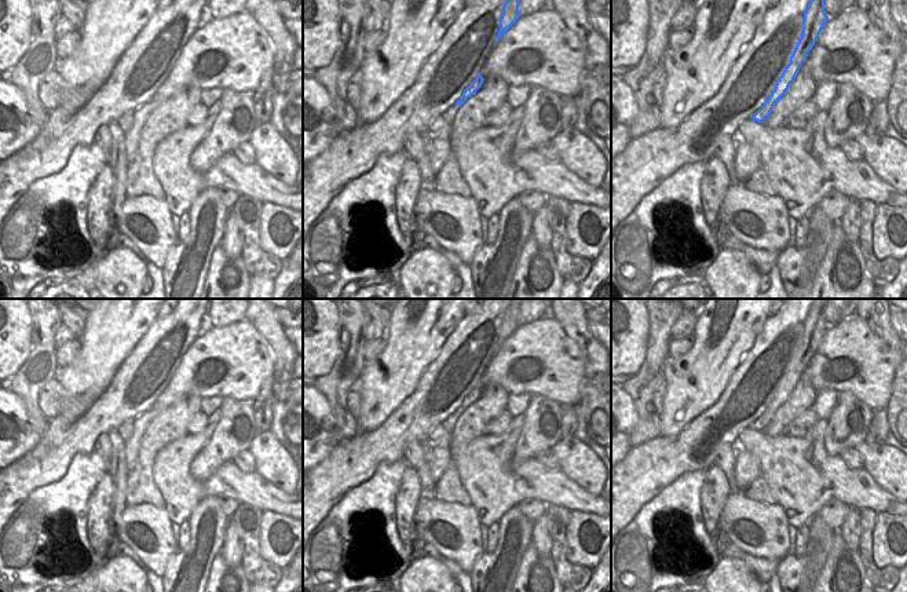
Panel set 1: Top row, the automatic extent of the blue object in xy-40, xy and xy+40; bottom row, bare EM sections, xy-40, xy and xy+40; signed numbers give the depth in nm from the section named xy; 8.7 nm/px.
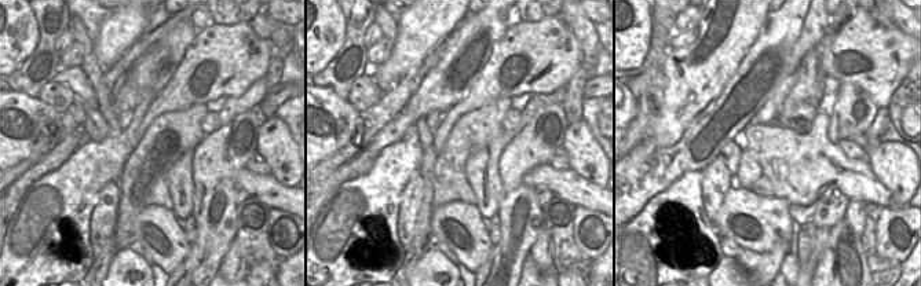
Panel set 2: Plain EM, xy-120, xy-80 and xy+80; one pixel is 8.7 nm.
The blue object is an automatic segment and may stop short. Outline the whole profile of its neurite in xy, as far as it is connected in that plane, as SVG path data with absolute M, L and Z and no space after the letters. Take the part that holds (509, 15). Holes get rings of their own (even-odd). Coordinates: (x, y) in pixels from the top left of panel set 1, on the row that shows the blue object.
M506 0L502 6L502 15L500 18L500 29L497 34L497 41L502 34L519 19L519 0Z

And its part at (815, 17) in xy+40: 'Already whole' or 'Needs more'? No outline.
Already whole

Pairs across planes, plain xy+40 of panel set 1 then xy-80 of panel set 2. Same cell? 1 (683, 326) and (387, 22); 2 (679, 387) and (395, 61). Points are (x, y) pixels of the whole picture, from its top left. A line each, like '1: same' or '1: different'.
1: different
2: same

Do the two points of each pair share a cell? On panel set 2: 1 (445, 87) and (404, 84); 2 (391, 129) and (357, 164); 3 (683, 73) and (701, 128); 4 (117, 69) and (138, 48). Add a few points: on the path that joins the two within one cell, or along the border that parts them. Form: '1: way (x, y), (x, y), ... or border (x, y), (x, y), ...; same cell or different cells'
1: border (439, 59), (399, 110); different cells
2: way (384, 138), (365, 157); same cell
3: border (720, 92), (694, 117), (678, 140); different cells
4: way (123, 63), (132, 54); same cell

